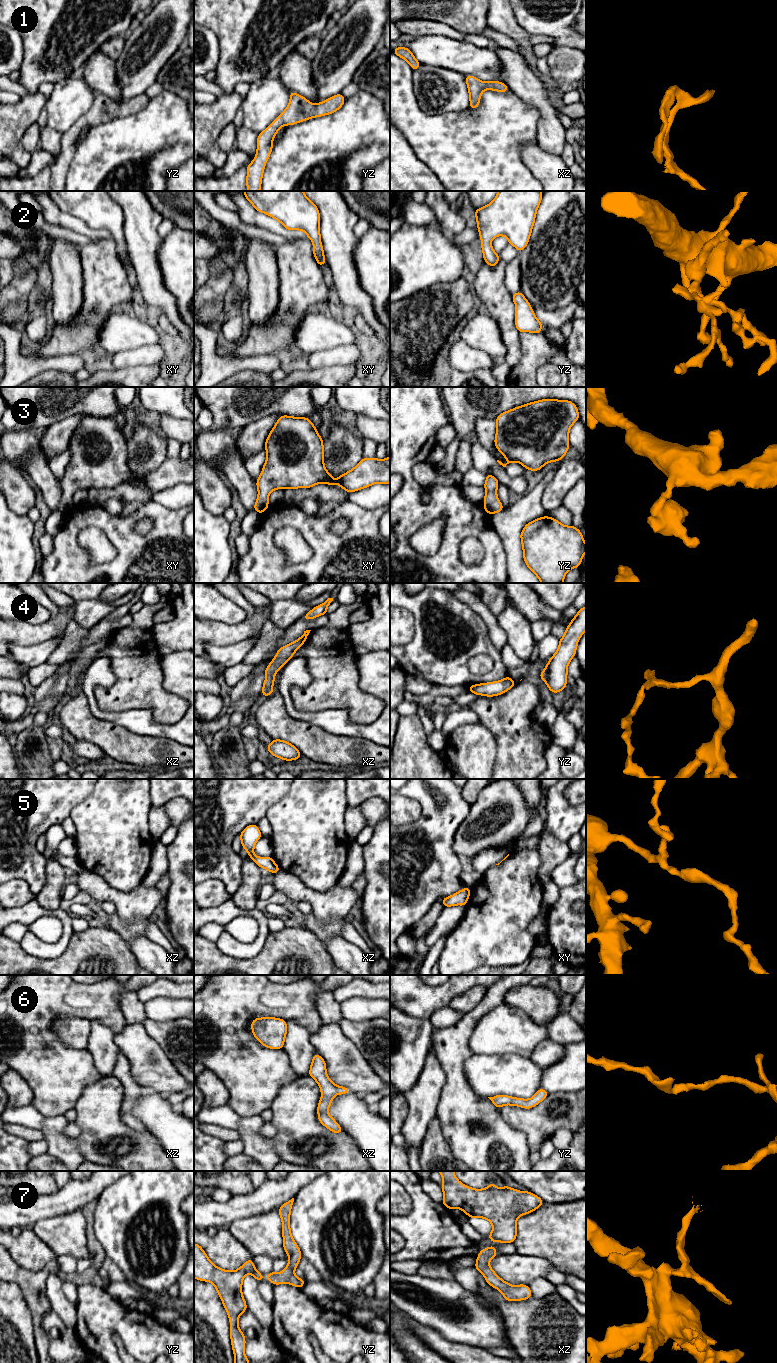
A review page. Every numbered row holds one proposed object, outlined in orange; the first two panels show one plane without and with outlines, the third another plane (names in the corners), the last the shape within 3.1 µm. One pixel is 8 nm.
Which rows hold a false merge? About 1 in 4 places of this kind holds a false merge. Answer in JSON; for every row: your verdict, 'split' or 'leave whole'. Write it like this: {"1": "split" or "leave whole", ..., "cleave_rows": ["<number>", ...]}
{"1": "leave whole", "2": "leave whole", "3": "leave whole", "4": "leave whole", "5": "leave whole", "6": "leave whole", "7": "leave whole", "cleave_rows": []}

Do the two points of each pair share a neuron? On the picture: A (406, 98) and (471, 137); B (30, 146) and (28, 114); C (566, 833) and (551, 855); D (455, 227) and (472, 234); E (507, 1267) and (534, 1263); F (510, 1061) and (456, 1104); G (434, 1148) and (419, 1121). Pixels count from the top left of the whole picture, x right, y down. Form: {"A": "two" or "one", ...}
{"A": "one", "B": "two", "C": "two", "D": "two", "E": "one", "F": "two", "G": "two"}

